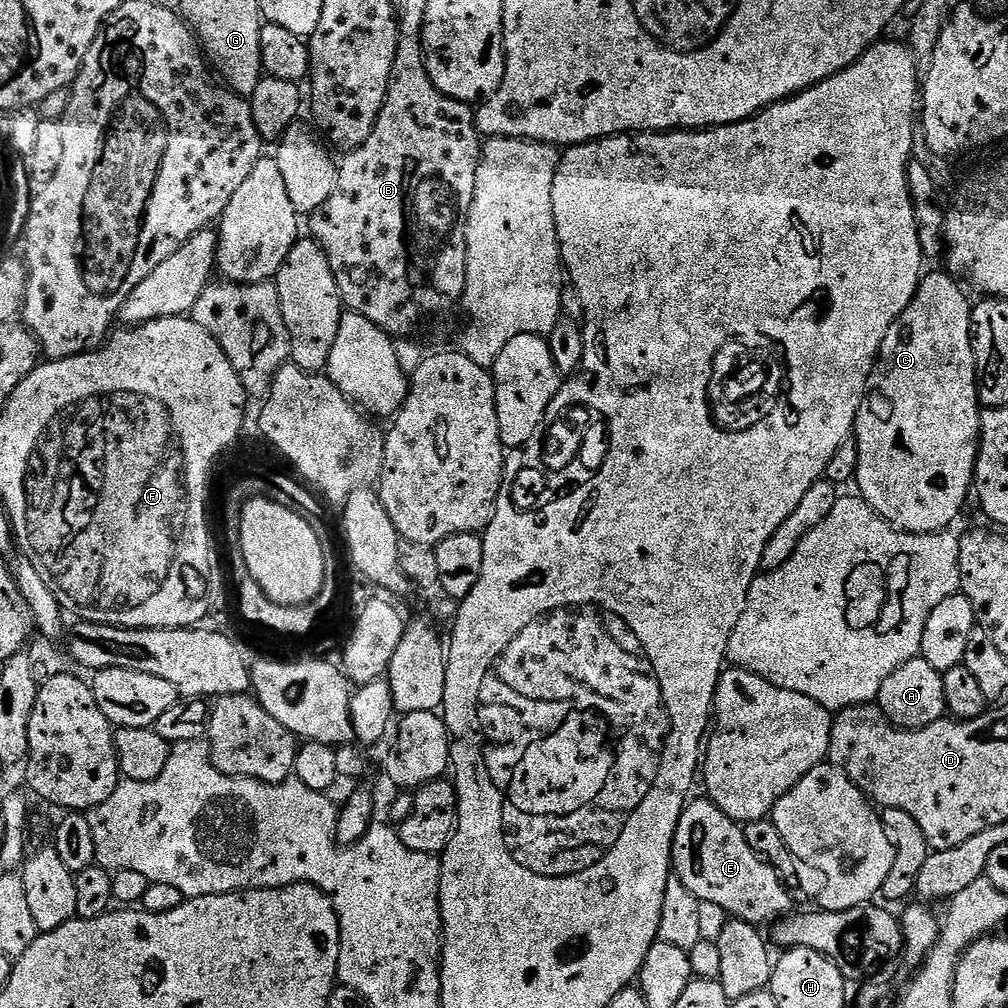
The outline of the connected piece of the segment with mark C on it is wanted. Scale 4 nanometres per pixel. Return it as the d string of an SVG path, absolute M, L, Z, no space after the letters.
M929 271L921 279L916 297L906 306L904 313L890 326L890 334L886 334L886 342L882 342L880 356L876 360L876 366L872 370L872 377L868 379L868 393L864 395L862 406L858 410L856 419L856 431L854 439L858 446L858 470L854 481L859 495L881 518L900 529L902 532L913 532L914 534L930 534L931 532L942 532L953 527L952 523L960 516L968 496L973 495L974 481L976 479L976 459L980 453L980 386L976 378L976 355L972 345L972 309L973 301L968 301L966 293L960 289L961 281L947 271Z

